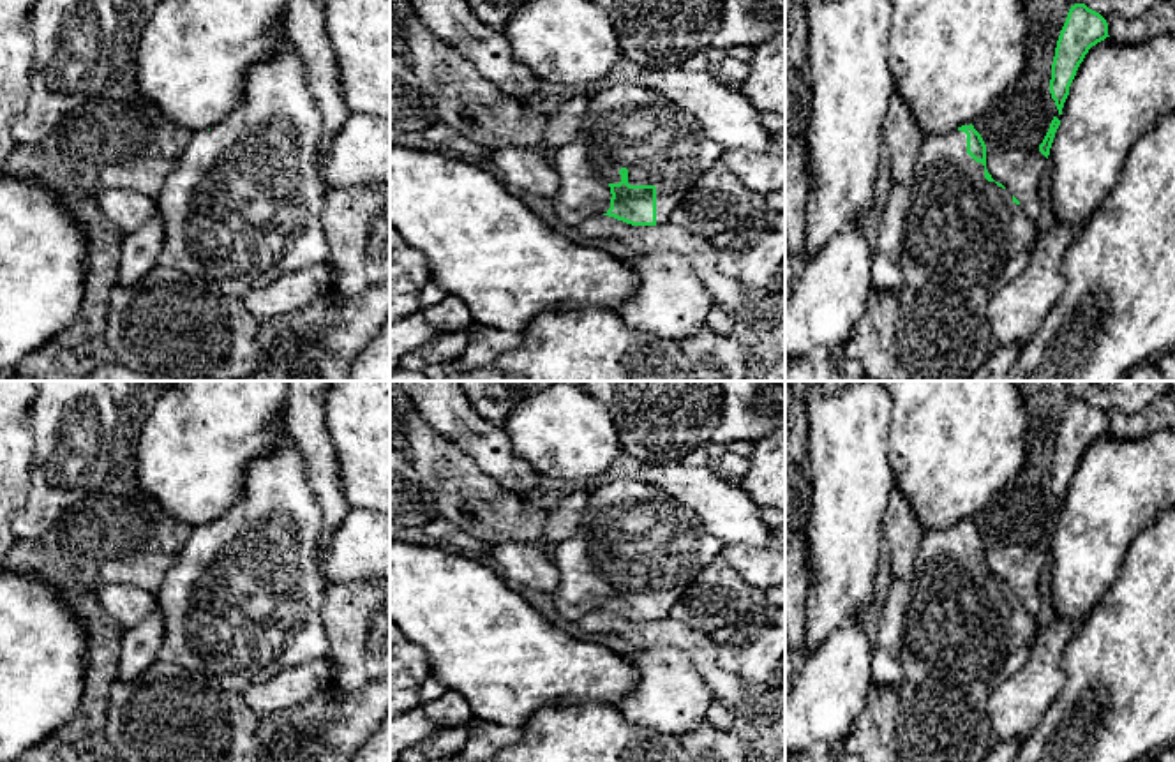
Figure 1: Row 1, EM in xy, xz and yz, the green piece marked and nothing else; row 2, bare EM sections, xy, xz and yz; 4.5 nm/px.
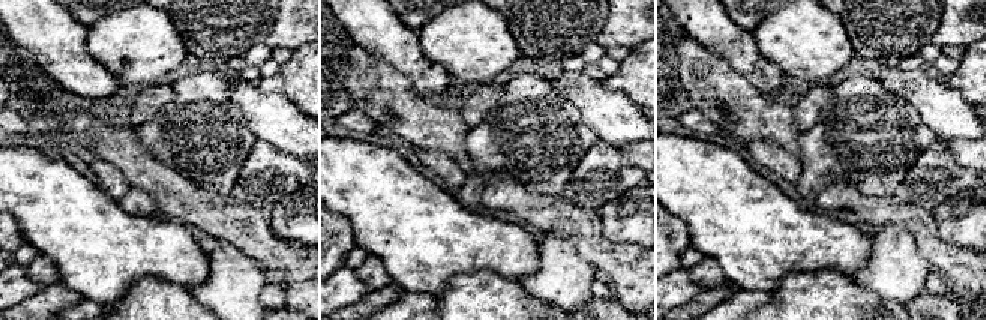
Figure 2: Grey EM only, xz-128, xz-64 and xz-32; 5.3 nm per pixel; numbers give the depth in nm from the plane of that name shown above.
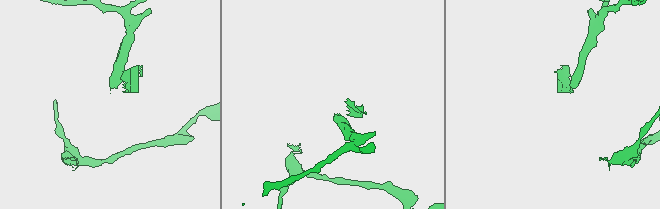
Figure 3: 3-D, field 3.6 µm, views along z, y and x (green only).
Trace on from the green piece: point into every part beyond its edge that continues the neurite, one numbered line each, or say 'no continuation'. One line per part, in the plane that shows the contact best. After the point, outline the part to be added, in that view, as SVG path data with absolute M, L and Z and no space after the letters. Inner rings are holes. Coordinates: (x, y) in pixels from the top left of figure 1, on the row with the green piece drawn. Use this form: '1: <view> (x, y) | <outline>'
1: xz (628, 126) | M621 83L600 90L589 97L589 108L572 143L561 146L552 155L552 166L559 176L559 189L552 199L552 210L559 222L580 228L584 220L603 215L610 208L610 183L619 183L619 169L628 169L630 185L656 187L656 226L669 222L681 199L695 185L699 176L716 164L723 148L704 134L699 120L665 95L637 83Z

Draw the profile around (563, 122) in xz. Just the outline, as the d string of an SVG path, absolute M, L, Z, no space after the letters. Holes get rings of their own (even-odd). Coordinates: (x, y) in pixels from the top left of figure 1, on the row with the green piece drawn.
M577 95L550 109L543 139L552 152L573 141L588 108L589 97Z

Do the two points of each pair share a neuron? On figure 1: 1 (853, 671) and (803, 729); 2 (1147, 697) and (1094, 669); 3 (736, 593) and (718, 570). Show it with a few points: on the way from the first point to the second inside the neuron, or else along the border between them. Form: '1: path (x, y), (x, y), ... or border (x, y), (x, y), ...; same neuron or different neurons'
1: path (838, 685), (810, 715); same neuron
2: path (1135, 685), (1119, 669), (1107, 669); same neuron
3: path (731, 588), (718, 575); same neuron

